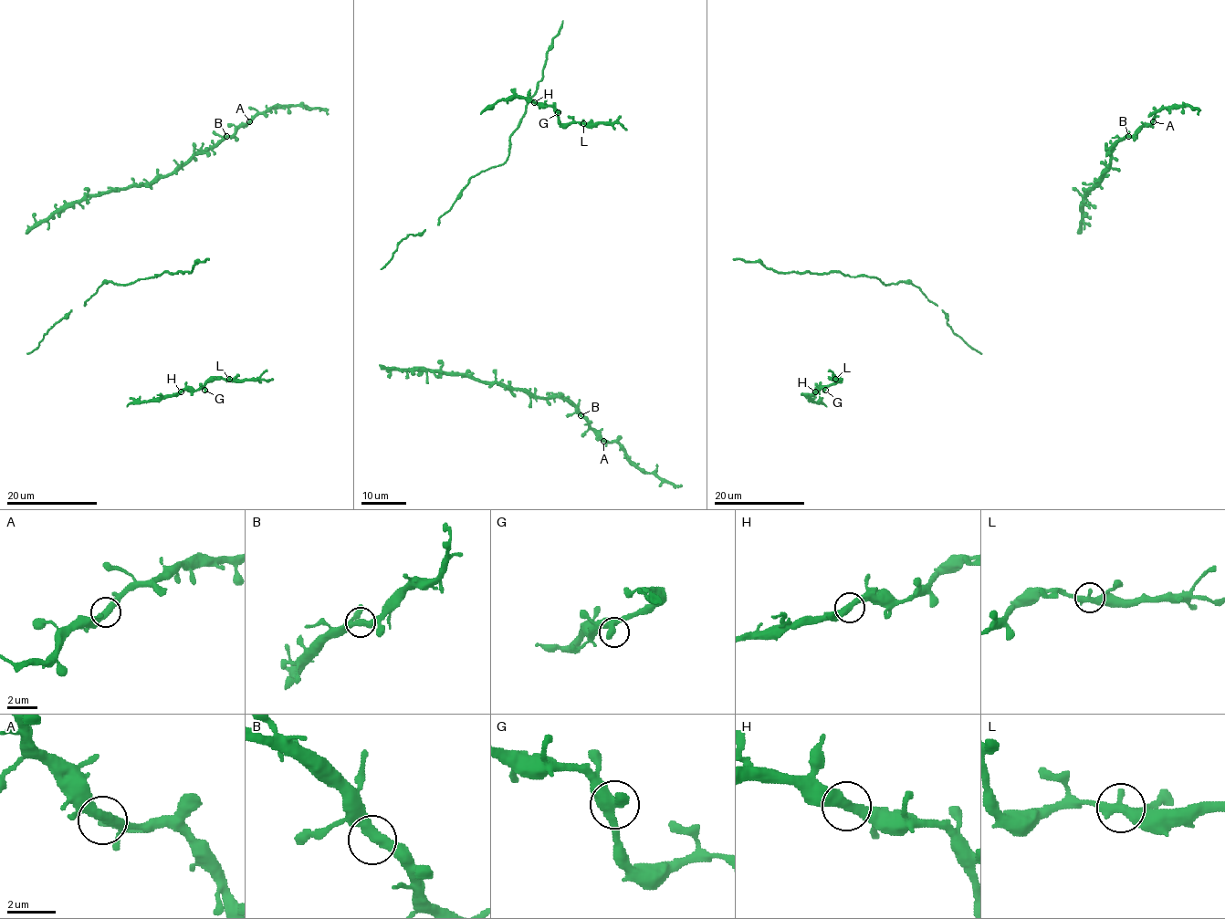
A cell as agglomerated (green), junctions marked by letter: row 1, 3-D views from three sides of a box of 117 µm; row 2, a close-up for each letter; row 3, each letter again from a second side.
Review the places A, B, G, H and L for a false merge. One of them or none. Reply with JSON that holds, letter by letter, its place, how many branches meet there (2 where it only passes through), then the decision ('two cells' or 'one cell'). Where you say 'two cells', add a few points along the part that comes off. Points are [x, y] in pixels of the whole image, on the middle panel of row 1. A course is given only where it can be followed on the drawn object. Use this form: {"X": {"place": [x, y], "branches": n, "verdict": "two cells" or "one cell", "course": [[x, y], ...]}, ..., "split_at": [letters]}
{"A": {"place": [603, 441], "branches": 2, "verdict": "one cell"}, "B": {"place": [581, 415], "branches": 2, "verdict": "one cell"}, "G": {"place": [558, 112], "branches": 2, "verdict": "one cell"}, "H": {"place": [534, 102], "branches": 2, "verdict": "one cell"}, "L": {"place": [583, 123], "branches": 2, "verdict": "one cell"}, "split_at": []}

